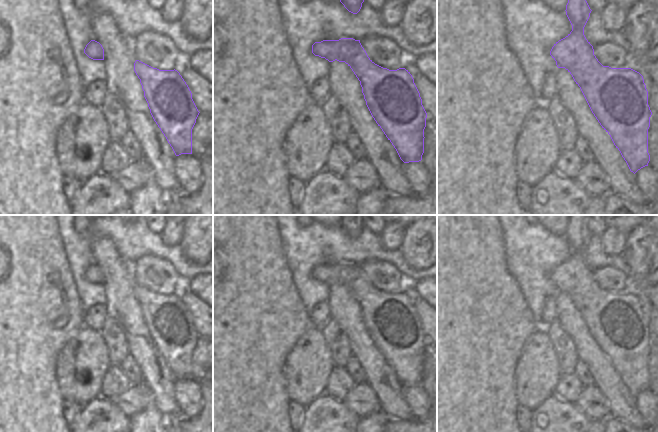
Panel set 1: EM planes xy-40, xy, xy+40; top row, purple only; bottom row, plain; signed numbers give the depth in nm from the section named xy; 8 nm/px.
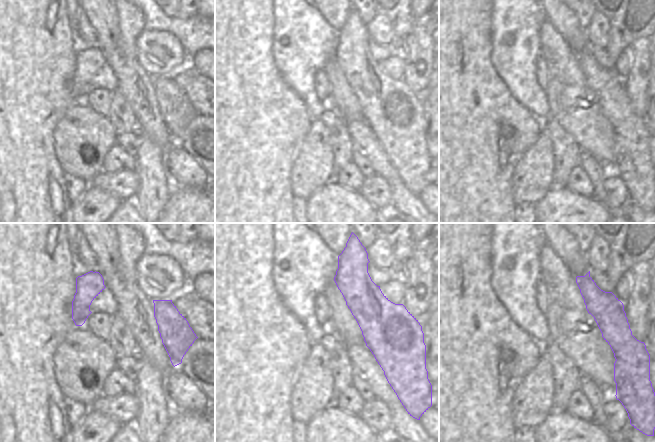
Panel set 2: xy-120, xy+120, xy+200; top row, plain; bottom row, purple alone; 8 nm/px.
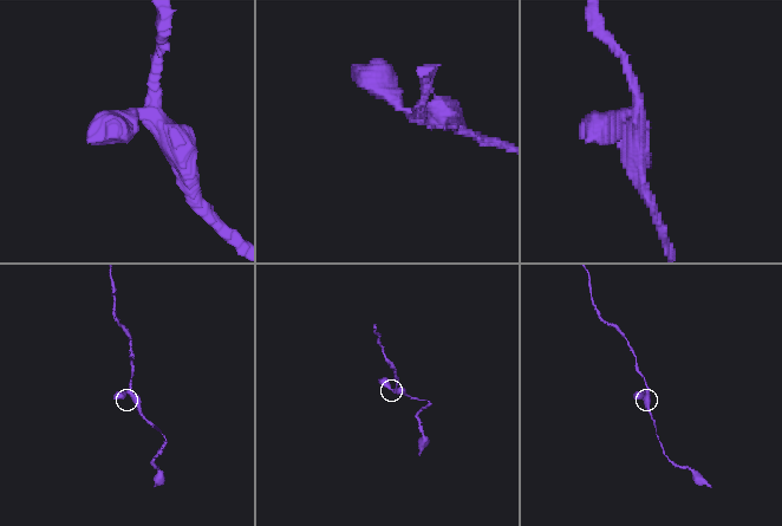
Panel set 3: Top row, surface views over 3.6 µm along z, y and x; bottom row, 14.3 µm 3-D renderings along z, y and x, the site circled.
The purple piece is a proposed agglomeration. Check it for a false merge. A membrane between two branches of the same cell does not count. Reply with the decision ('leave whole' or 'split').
leave whole

